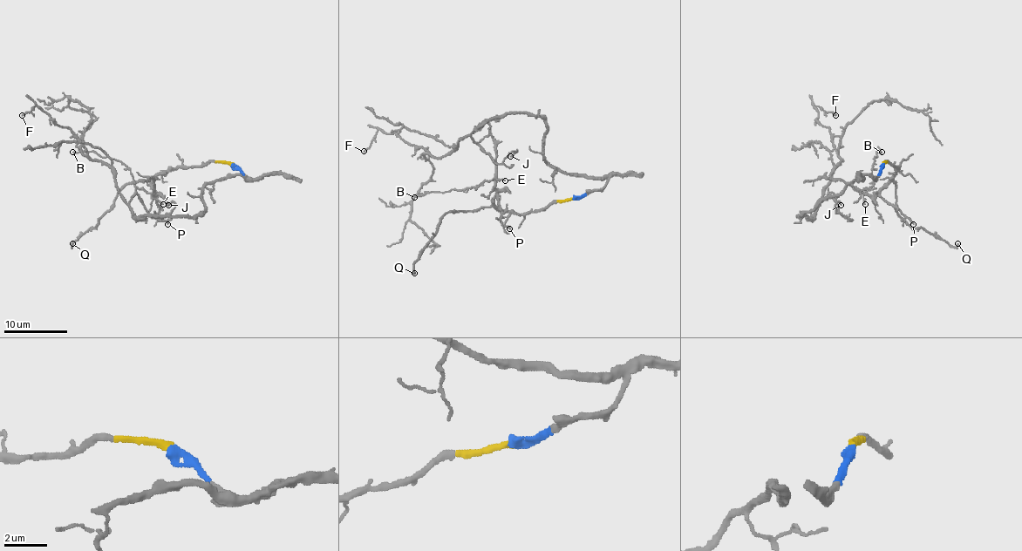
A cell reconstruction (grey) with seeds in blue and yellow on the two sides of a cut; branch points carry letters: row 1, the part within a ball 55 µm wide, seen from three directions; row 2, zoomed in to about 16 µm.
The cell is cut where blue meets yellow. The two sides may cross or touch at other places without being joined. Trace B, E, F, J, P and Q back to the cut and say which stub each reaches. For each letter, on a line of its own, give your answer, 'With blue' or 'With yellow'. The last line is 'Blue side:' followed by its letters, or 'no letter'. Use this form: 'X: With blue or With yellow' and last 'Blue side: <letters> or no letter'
B: With yellow
E: With yellow
F: With blue
J: With blue
P: With yellow
Q: With yellow
Blue side: F, J

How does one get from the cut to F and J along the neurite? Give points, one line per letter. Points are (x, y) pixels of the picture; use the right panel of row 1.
F: (883, 164), (874, 180), (860, 174), (797, 216), (810, 216), (842, 159), (814, 108), (835, 116)
J: (883, 164), (874, 180), (860, 174), (797, 216), (810, 216), (829, 193), (848, 220), (835, 211), (841, 205)

